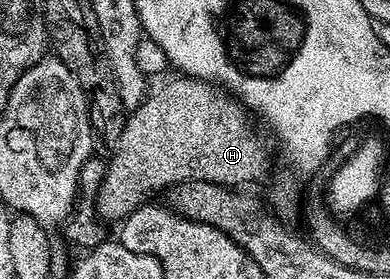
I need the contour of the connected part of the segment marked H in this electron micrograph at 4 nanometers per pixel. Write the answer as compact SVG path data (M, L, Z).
M177 75L174 78L174 81L167 82L162 89L157 89L154 93L152 90L146 96L145 100L126 116L125 125L121 129L119 139L112 142L113 158L108 158L105 166L105 178L101 181L101 193L97 196L97 216L102 222L120 222L122 219L128 217L129 214L134 213L140 205L146 204L152 198L149 197L152 193L163 192L162 194L164 194L166 191L182 185L185 181L206 181L207 183L228 185L230 187L249 187L252 181L261 181L268 175L269 145L261 138L260 131L253 126L254 118L251 116L250 110L246 109L228 89L222 89L220 85L214 85L211 81L200 81L197 77L187 77L184 75Z

